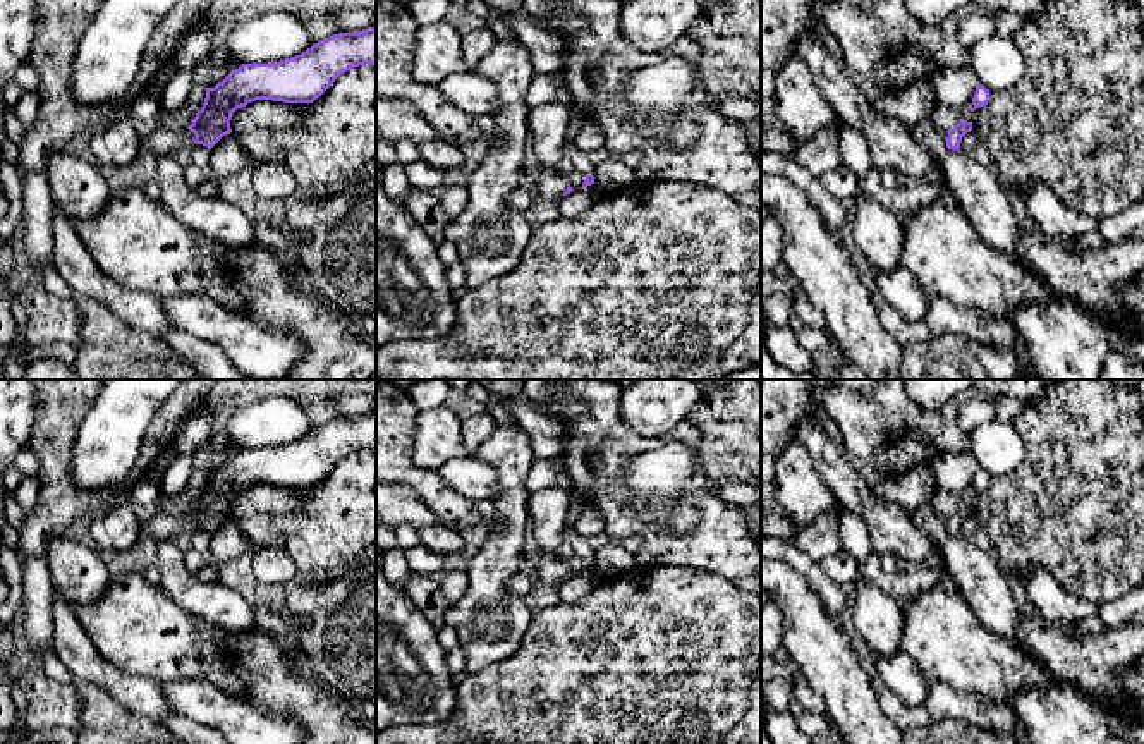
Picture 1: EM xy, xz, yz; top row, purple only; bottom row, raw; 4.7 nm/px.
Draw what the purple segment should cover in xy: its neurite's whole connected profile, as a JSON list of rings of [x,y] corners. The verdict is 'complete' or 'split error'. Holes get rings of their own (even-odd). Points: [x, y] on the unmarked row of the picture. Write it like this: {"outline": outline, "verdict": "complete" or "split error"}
{"outline": [[[376,412],[357,418],[340,418],[314,428],[311,433],[287,445],[271,448],[242,448],[232,455],[215,473],[206,473],[206,483],[187,512],[196,529],[211,534],[223,521],[230,519],[230,505],[237,493],[256,485],[273,485],[283,488],[313,488],[335,464],[359,450],[376,450]]], "verdict": "complete"}

